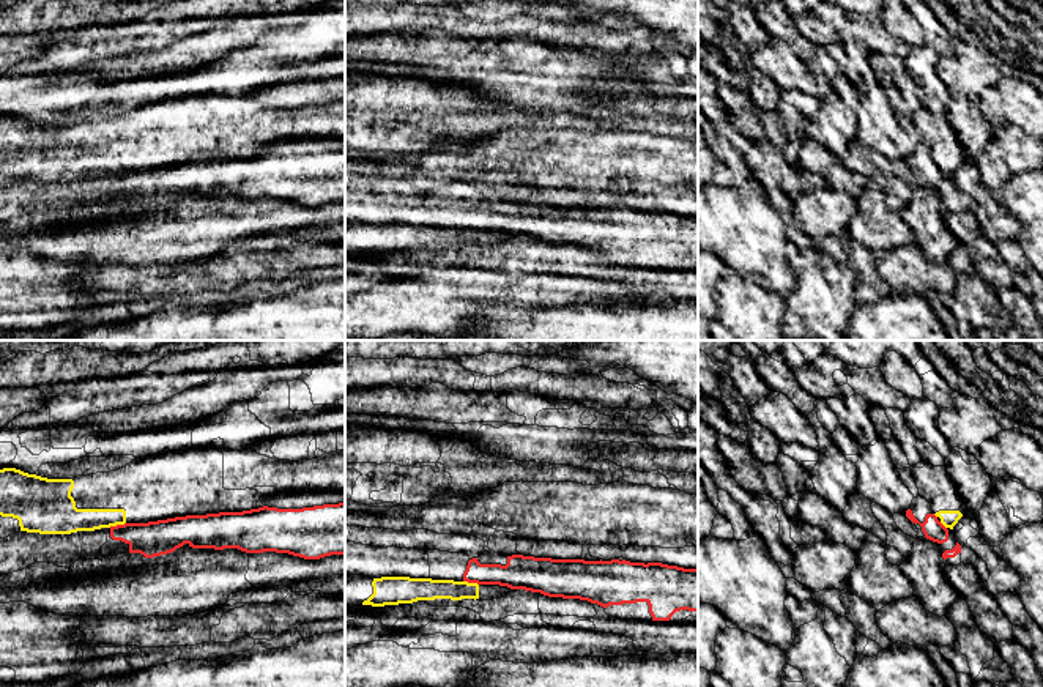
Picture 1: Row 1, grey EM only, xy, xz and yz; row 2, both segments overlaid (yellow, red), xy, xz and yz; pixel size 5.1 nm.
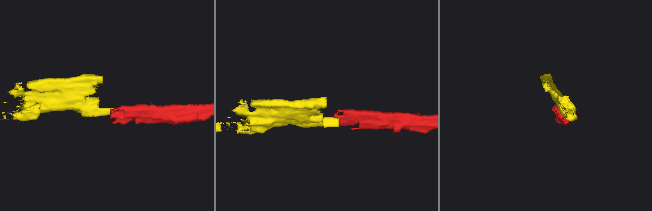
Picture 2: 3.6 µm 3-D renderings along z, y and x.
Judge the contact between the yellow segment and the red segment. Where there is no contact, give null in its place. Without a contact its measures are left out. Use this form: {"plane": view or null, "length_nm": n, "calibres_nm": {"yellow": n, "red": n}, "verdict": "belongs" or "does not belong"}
{"plane": "xy", "length_nm": 90, "calibres_nm": {"yellow": 150, "red": 180}, "verdict": "does not belong"}

